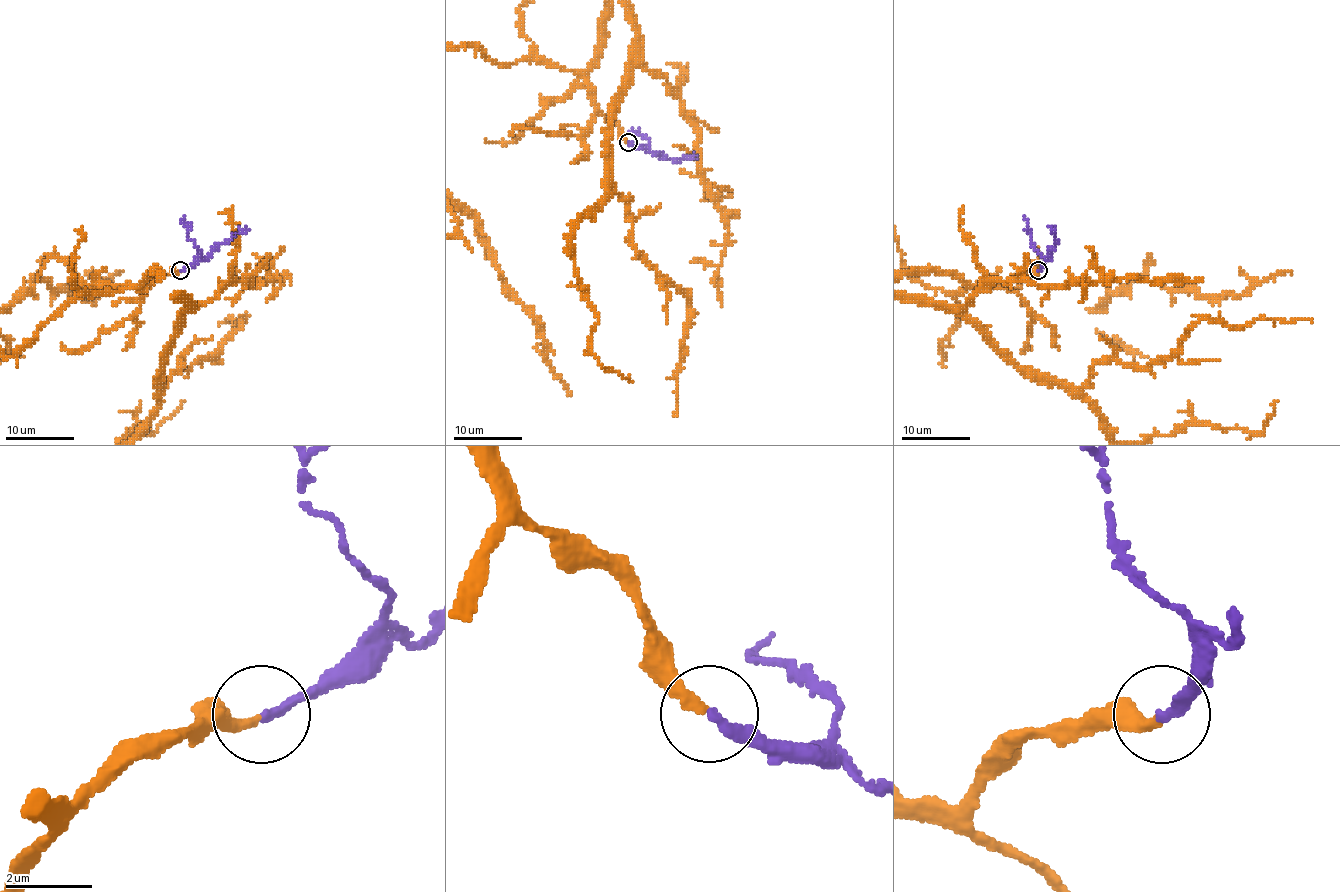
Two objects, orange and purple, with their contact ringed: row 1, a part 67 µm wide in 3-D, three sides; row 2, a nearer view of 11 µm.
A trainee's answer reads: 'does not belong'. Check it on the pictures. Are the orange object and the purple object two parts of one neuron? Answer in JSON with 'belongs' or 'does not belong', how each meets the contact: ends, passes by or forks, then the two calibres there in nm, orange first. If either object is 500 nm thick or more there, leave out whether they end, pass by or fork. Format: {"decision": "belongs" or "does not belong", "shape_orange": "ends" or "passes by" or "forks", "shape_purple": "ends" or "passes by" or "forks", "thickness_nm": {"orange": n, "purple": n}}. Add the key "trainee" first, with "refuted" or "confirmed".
{"trainee": "refuted", "decision": "belongs", "shape_orange": "ends", "shape_purple": "ends", "thickness_nm": {"orange": 240, "purple": 240}}

